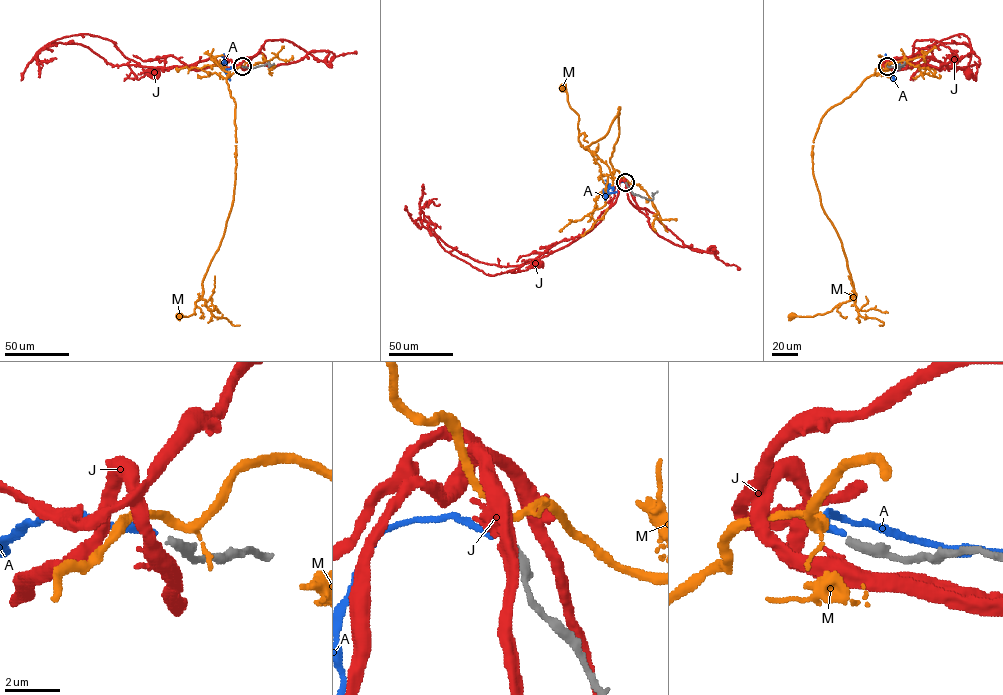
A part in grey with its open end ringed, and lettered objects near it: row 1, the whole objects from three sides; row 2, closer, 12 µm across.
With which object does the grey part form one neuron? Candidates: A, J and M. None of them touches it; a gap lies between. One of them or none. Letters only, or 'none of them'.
A

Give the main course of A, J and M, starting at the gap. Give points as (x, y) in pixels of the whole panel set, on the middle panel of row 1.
A: (625, 183), (620, 182), (618, 190), (606, 196), (607, 181)
J: (625, 182), (622, 178), (616, 184), (610, 206), (585, 233), (535, 260), (529, 267), (539, 264)
M: (625, 182), (610, 160), (620, 108), (608, 131), (586, 149), (578, 139), (578, 115), (564, 87)

